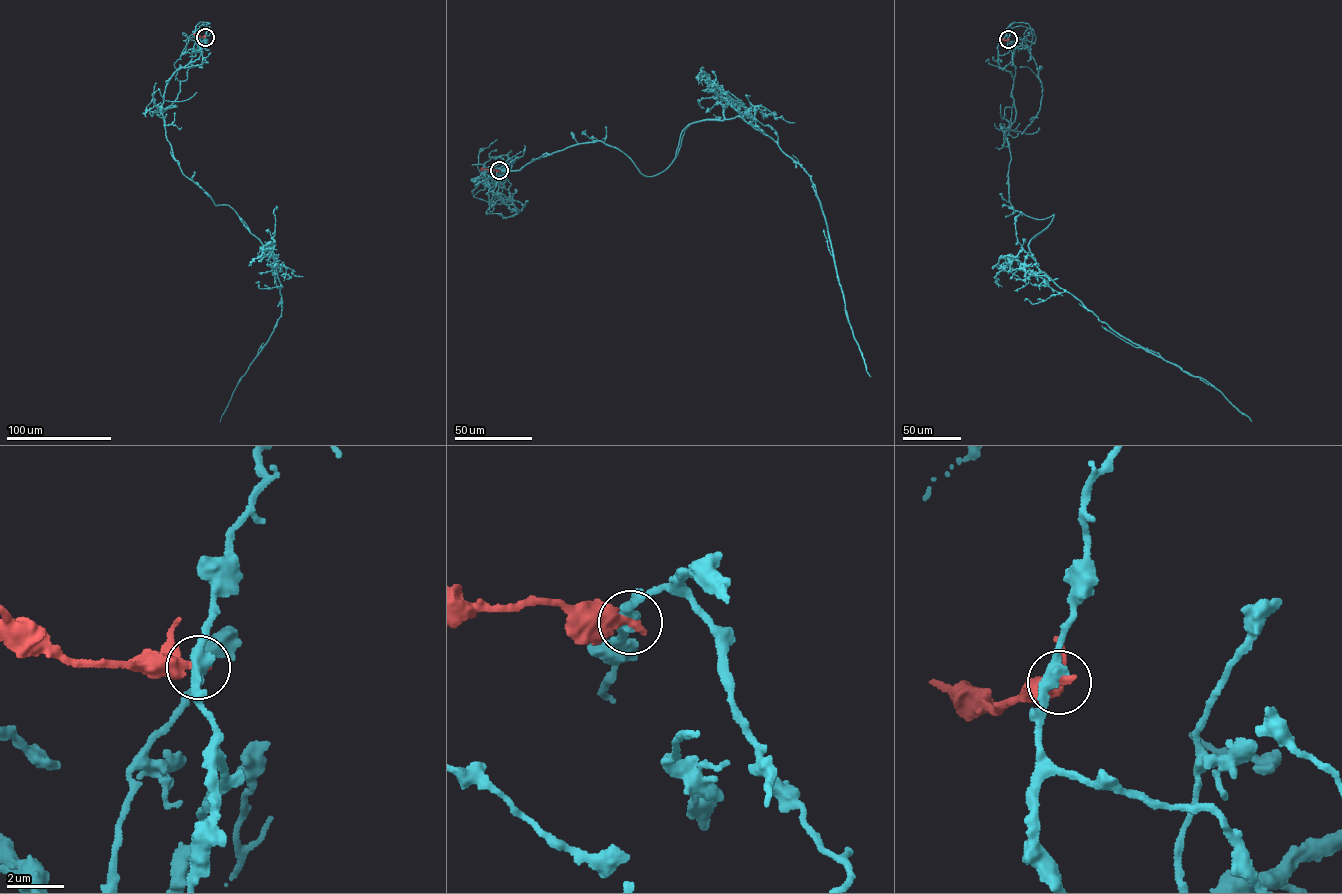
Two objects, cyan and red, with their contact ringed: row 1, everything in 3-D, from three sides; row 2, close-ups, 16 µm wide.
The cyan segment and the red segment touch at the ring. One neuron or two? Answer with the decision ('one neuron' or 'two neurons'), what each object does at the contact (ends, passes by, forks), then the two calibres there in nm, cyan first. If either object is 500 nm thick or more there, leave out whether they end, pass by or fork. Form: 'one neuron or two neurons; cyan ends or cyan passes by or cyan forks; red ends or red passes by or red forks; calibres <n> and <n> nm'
two neurons; cyan passes by; red ends; calibres 400 and 440 nm

